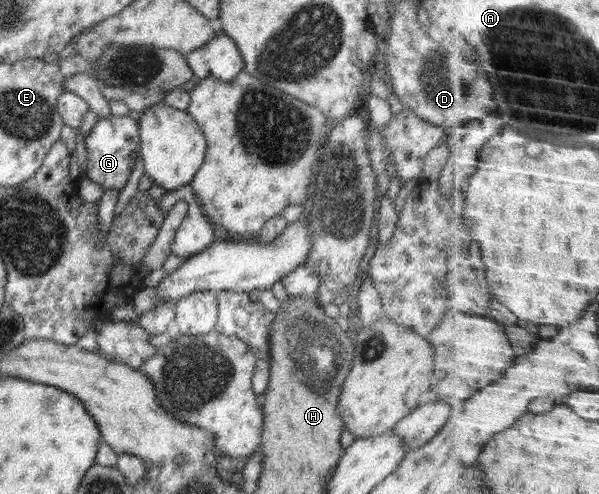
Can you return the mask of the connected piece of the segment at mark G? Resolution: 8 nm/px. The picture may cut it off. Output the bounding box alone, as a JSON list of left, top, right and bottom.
[84,114,140,189]

